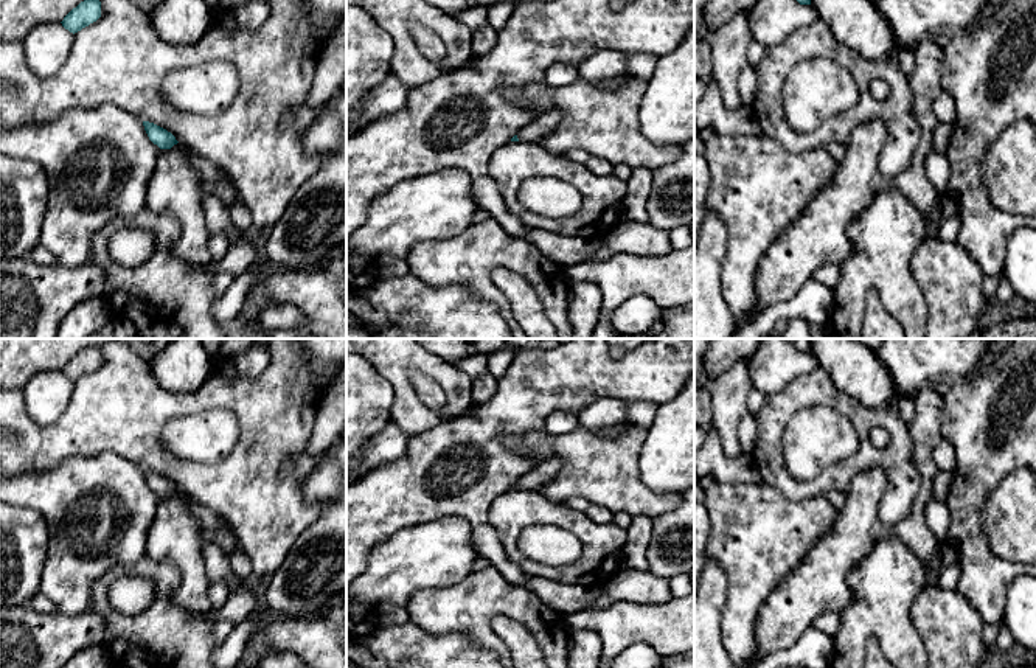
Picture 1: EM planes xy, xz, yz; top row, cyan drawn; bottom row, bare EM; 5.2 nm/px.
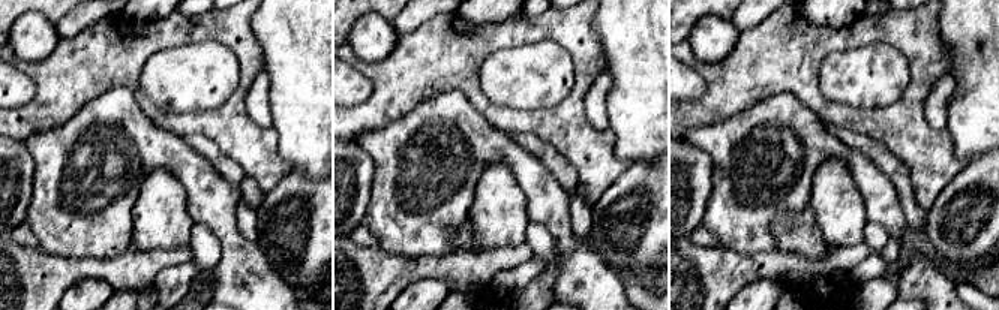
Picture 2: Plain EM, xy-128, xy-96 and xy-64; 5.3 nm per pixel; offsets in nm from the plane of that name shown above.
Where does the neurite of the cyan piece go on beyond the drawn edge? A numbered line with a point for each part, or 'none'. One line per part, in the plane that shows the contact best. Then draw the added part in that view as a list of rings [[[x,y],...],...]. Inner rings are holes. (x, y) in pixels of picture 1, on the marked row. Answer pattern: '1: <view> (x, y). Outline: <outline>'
1: xz (541, 128). Outline: [[[550,112],[537,118],[531,124],[522,127],[517,132],[519,141],[539,143],[544,140],[562,120],[561,112]]]

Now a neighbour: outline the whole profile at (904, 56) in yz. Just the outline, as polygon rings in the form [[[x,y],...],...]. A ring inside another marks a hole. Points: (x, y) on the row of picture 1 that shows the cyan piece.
[[[899,47],[899,50],[896,51],[896,59],[898,59],[901,71],[906,76],[912,76],[913,67],[915,67],[913,50]]]

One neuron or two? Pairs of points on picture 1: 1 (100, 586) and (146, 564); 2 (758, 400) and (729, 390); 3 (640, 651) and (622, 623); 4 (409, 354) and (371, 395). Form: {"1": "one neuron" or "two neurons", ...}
{"1": "one neuron", "2": "two neurons", "3": "two neurons", "4": "two neurons"}

